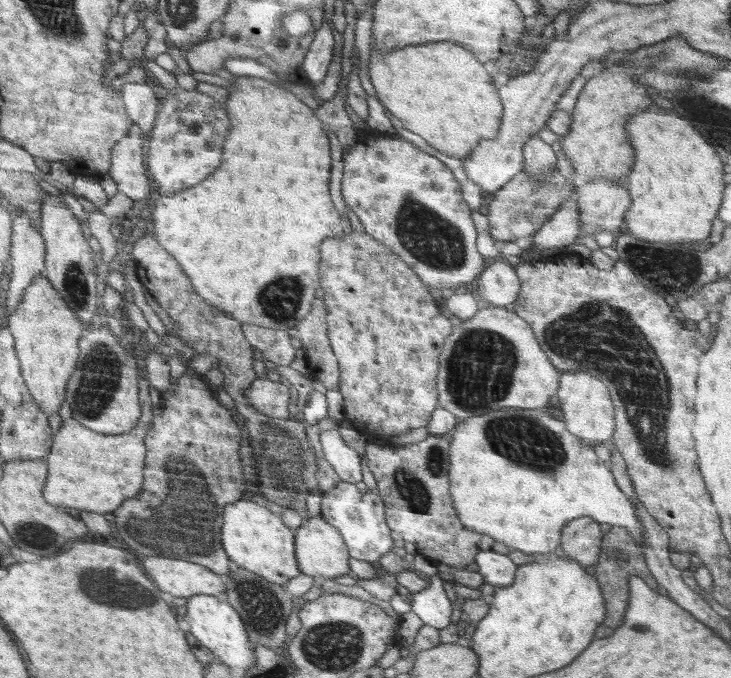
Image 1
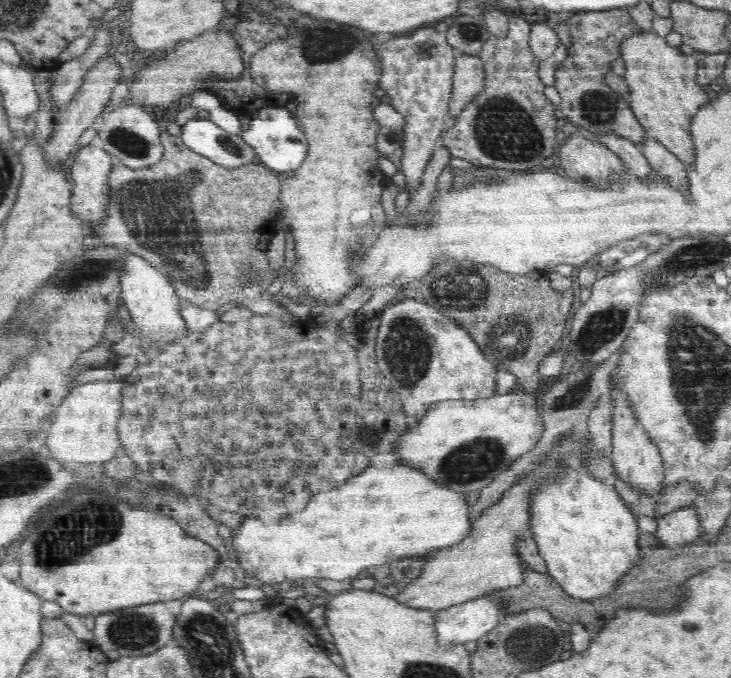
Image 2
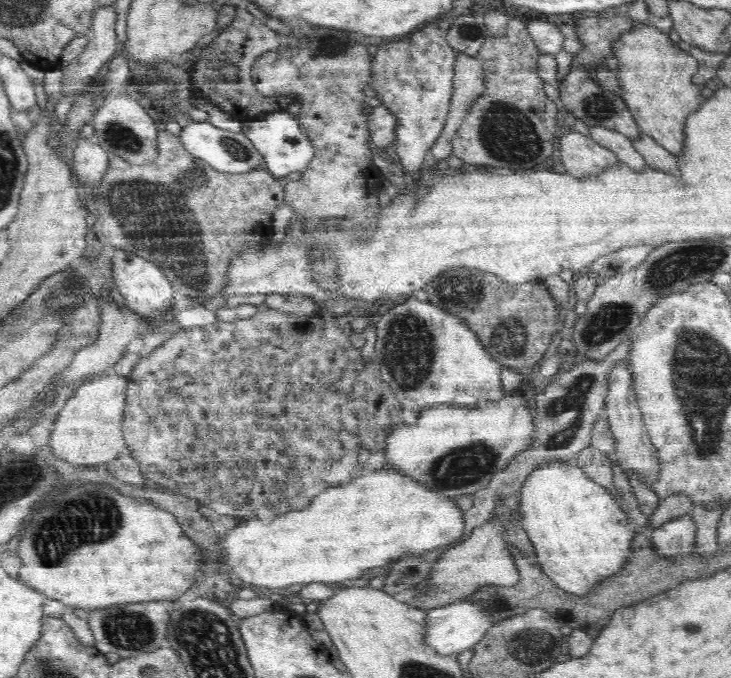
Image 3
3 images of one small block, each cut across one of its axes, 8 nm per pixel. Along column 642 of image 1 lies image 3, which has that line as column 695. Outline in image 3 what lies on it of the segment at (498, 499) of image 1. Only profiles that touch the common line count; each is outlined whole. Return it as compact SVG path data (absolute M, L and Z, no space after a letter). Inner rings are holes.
M690 513L672 517L652 532L655 548L662 557L688 553L695 546L696 527Z

